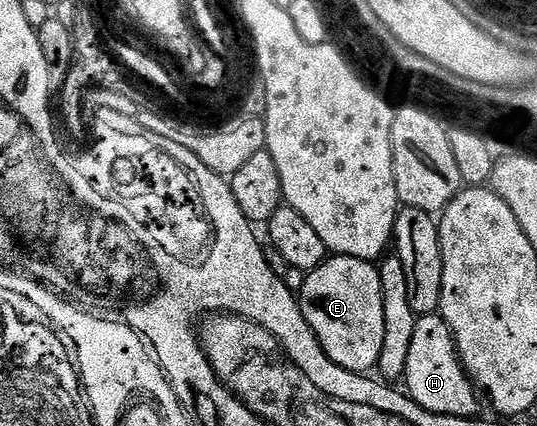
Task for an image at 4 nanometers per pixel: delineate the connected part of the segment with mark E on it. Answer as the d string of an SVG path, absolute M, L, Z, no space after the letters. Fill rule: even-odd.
M330 256L318 269L308 273L299 300L311 331L315 331L323 351L335 364L362 375L376 370L379 351L383 351L383 291L381 270L374 262L354 257Z

